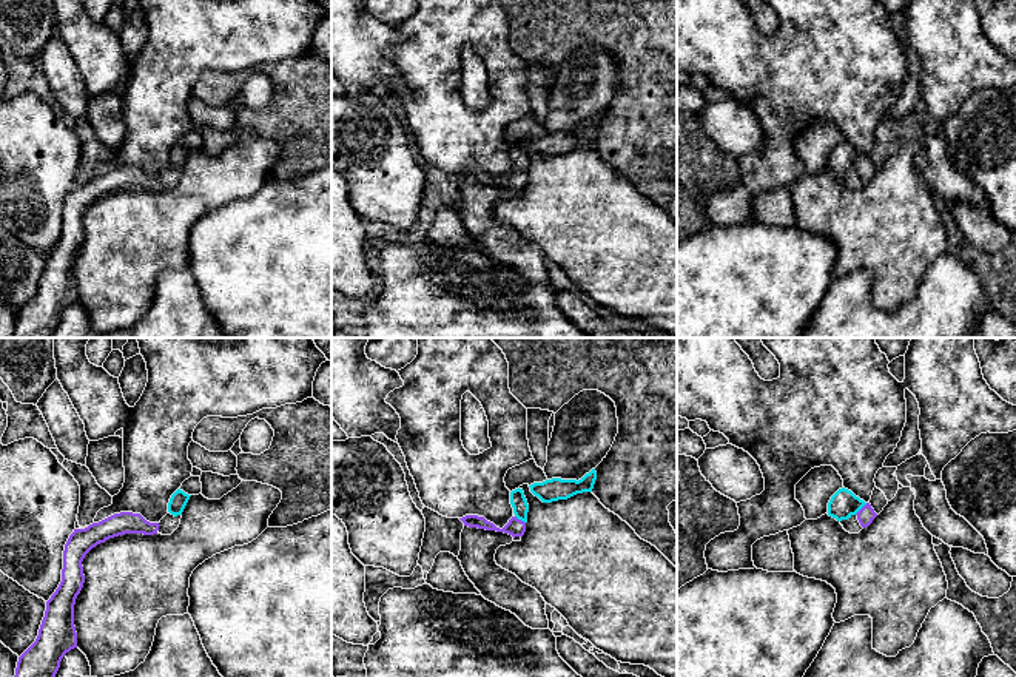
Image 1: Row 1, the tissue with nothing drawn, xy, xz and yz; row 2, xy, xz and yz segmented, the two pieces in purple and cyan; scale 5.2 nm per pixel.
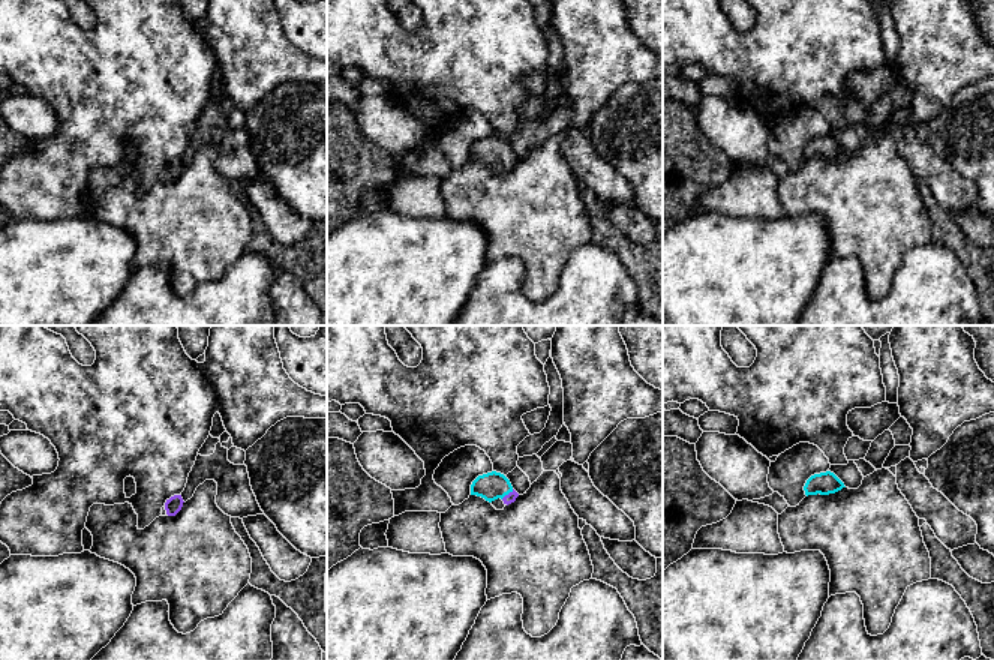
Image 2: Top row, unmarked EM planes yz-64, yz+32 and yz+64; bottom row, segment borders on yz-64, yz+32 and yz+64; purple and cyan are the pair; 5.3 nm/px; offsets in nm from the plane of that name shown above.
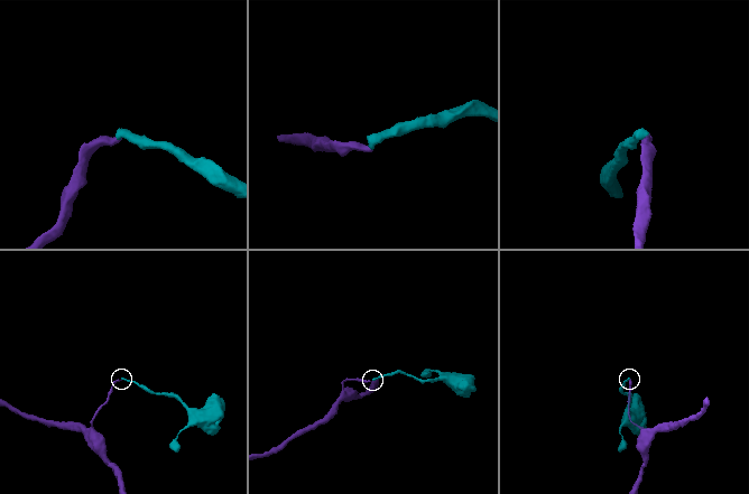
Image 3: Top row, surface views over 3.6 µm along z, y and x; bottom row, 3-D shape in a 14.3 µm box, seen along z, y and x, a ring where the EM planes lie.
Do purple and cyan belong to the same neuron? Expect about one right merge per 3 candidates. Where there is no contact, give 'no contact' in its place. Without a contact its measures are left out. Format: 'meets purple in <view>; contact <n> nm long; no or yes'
meets purple in yz; contact 90 nm long; yes

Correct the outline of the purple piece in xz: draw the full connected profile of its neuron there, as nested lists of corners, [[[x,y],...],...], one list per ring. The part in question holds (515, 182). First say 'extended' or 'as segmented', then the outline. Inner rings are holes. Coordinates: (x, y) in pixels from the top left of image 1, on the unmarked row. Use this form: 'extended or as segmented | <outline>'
extended | [[[518,142],[510,147],[510,159],[513,162],[515,170],[509,174],[509,177],[503,184],[496,182],[493,177],[478,170],[466,170],[459,174],[464,177],[464,180],[469,182],[504,187],[512,190],[513,193],[523,191],[526,187],[527,167],[529,167],[529,159],[523,143]]]

